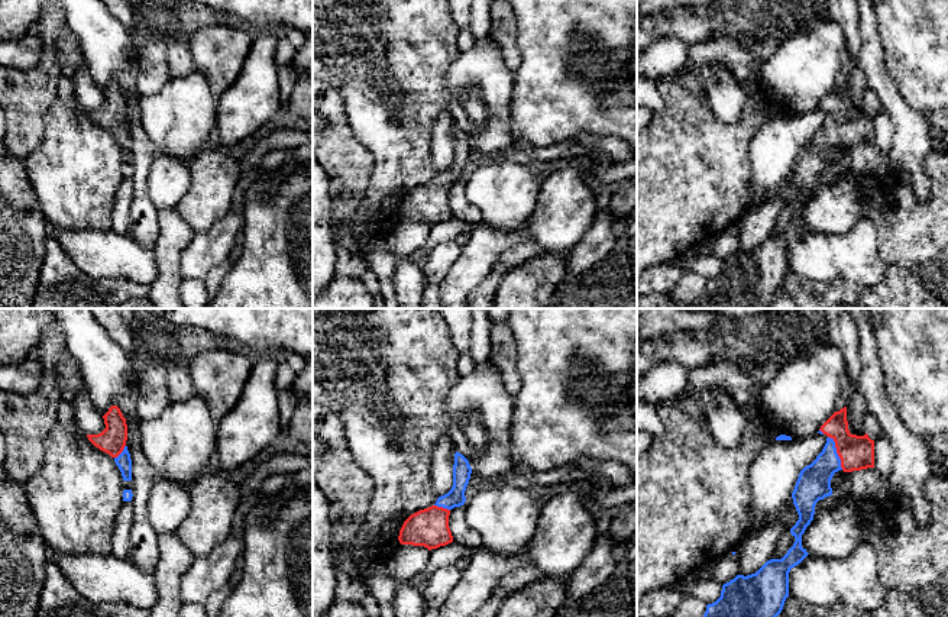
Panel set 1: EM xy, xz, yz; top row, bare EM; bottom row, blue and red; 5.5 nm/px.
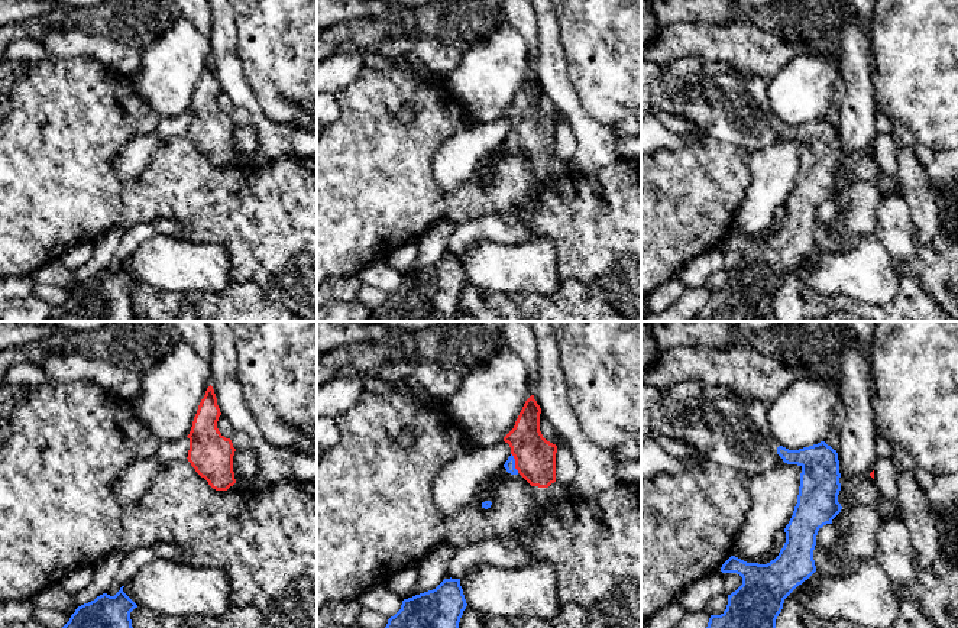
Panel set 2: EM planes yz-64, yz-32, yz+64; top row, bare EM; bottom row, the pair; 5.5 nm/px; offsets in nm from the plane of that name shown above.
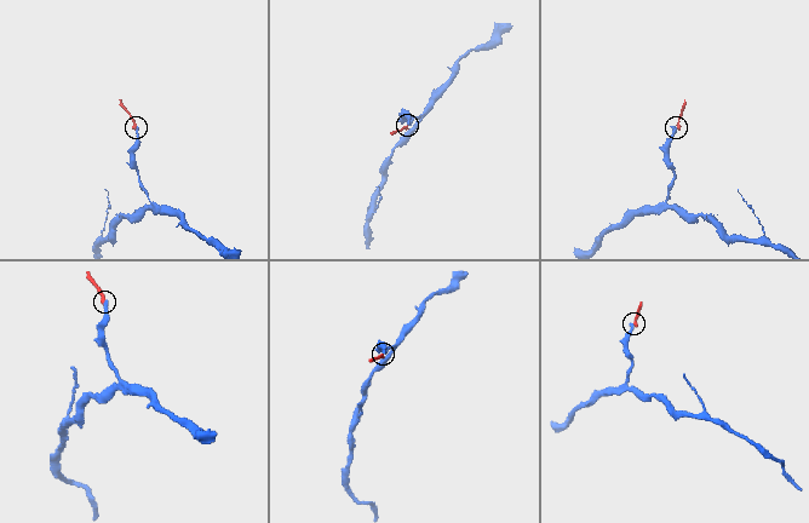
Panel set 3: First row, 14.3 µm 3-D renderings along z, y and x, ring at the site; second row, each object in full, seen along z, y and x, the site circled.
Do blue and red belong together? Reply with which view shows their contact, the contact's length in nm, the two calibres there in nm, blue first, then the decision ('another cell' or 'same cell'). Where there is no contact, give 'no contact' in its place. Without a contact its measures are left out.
yz | 200 nm | 190/190 nm | same cell

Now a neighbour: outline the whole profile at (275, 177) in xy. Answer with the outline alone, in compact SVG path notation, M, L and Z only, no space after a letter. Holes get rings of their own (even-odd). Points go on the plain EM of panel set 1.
M281 165L278 167L271 175L269 175L269 182L268 182L268 188L269 188L269 194L275 194L278 190L279 182L282 181L281 178L284 175L287 175L289 171L287 168L287 165Z

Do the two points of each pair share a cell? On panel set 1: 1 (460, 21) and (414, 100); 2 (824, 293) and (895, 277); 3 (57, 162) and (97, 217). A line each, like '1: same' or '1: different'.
1: different
2: same
3: same

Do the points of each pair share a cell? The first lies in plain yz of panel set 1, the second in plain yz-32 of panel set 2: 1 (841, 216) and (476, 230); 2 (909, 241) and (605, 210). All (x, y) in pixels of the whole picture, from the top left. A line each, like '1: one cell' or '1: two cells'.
1: one cell
2: one cell

